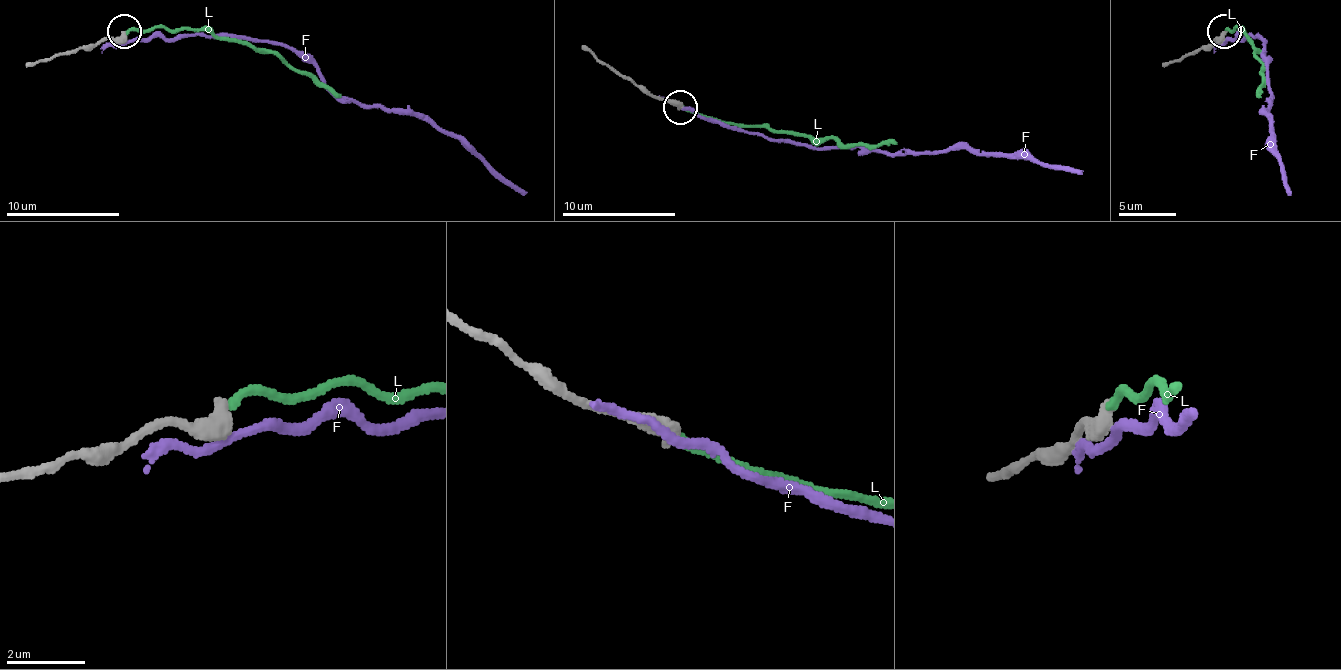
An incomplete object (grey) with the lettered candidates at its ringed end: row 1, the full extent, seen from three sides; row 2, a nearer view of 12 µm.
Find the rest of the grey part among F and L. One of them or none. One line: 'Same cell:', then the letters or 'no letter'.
Same cell: L

